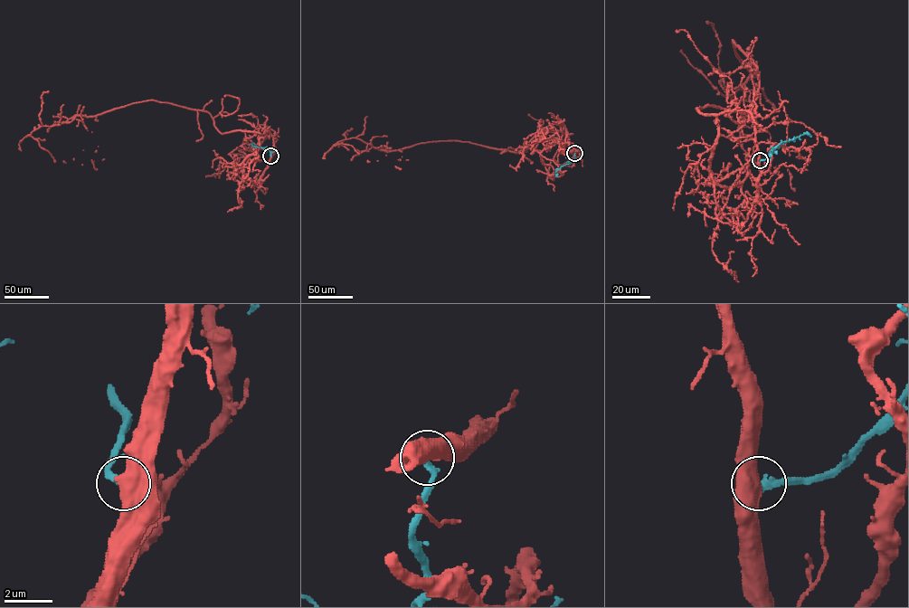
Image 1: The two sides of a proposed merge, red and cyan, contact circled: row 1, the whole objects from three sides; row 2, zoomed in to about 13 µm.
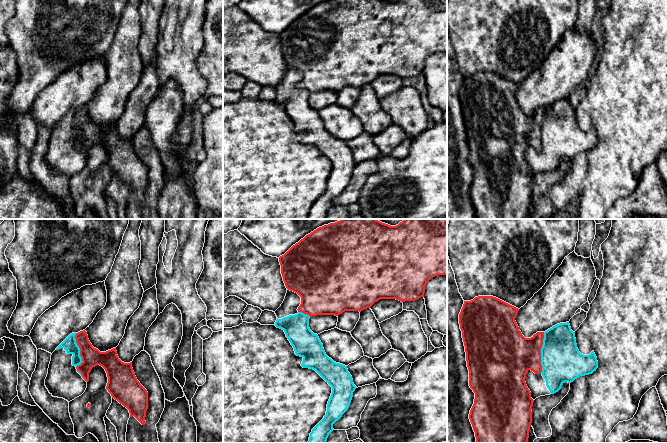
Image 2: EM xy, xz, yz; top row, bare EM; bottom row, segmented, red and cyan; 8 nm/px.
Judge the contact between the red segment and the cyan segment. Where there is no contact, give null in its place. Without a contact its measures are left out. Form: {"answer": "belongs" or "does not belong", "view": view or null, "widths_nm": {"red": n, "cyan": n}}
{"answer": "does not belong", "view": "yz", "widths_nm": {"red": 380, "cyan": 320}}

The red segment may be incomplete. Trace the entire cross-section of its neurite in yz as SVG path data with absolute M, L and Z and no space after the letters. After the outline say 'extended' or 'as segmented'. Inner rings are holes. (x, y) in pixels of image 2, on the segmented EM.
M478 296L471 301L464 301L459 314L459 324L462 331L462 338L465 346L467 367L469 370L469 386L475 393L474 404L470 410L469 419L475 432L477 443L527 443L529 438L530 426L532 423L532 406L534 400L528 389L525 378L529 370L535 374L541 374L541 348L543 345L544 332L537 332L531 338L525 338L515 321L519 309L493 296Z | as segmented

